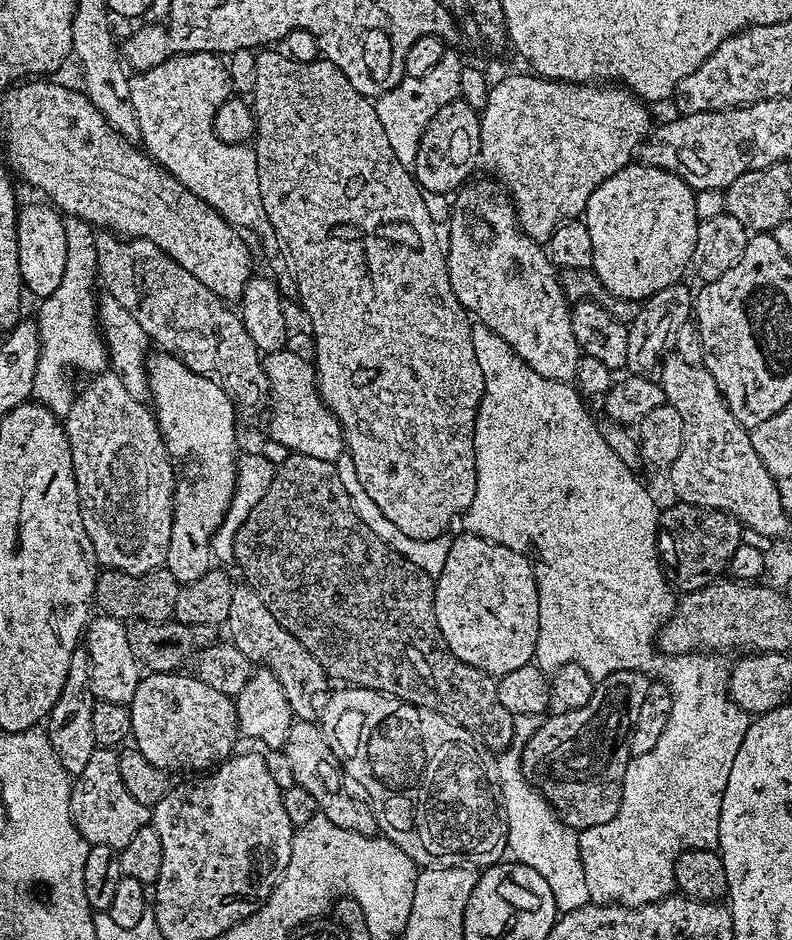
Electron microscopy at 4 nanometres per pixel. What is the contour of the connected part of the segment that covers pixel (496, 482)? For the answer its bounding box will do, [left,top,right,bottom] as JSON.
[462,322,750,908]

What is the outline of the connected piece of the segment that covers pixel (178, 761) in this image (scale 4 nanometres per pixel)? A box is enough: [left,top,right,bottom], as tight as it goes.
[129,672,240,774]

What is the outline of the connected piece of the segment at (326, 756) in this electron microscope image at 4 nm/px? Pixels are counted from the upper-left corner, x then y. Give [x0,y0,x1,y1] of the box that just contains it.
[282,720,377,836]

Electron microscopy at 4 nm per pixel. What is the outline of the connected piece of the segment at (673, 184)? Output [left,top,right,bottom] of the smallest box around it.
[582,162,700,300]

